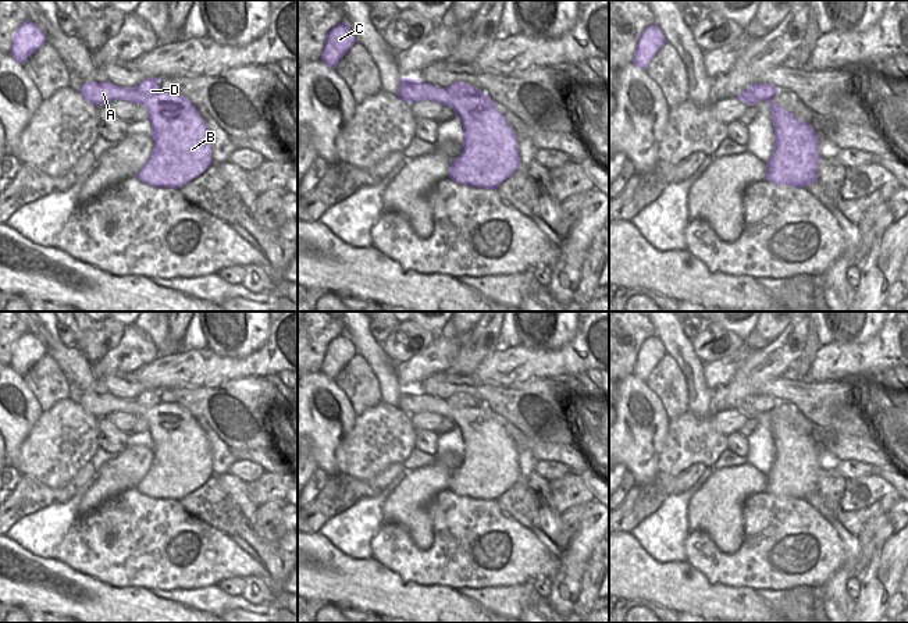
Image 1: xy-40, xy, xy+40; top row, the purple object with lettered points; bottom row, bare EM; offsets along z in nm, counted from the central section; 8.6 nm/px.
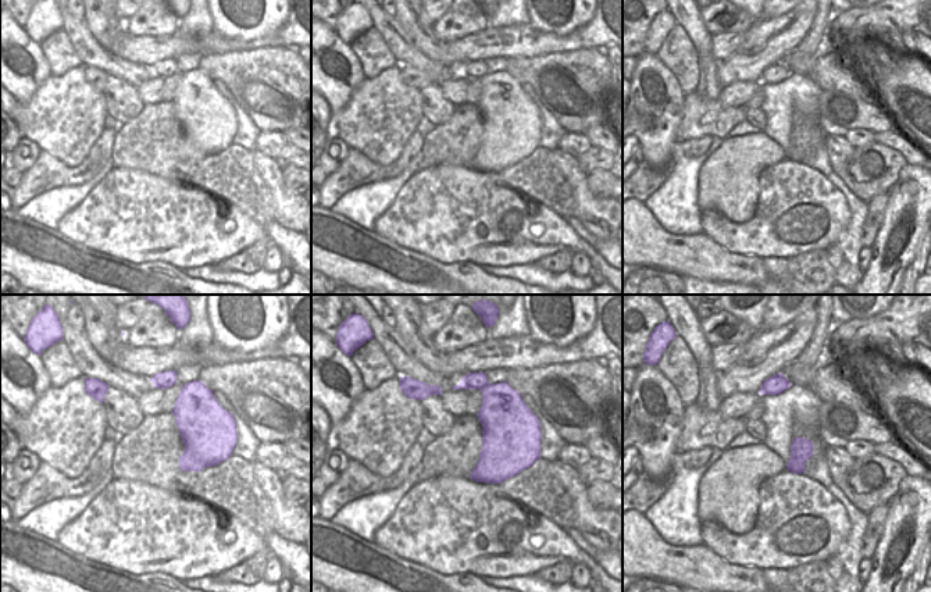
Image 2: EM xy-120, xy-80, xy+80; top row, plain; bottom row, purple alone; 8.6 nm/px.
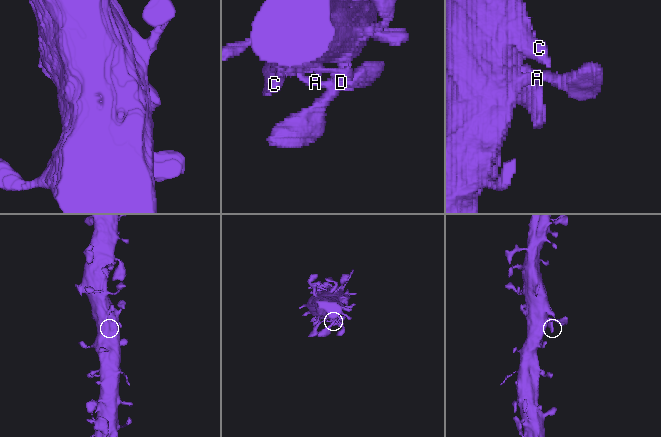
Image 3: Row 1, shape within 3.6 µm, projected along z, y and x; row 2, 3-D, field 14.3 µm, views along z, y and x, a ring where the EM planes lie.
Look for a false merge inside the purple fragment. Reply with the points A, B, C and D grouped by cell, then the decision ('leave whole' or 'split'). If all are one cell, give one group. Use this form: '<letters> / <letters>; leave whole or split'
A B C D; leave whole

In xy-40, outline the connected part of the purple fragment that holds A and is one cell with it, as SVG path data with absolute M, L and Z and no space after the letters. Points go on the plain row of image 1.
M157 389L135 399L83 394L79 405L95 417L124 412L146 419L154 459L136 485L143 495L179 501L213 476L211 449L196 417L177 402L163 402Z

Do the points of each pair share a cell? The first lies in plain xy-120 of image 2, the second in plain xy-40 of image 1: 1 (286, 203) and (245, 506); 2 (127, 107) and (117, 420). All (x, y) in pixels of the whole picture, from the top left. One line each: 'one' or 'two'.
1: one
2: two

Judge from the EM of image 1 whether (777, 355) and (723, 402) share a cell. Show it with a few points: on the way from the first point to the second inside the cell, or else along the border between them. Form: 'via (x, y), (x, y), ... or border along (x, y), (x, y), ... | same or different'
via (764, 365), (737, 390) | same

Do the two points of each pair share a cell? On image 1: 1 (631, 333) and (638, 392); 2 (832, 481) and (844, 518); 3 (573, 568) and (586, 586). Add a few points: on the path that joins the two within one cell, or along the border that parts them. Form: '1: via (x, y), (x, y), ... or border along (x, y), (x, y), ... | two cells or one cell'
1: border along (631, 373), (623, 378) | two cells
2: via (832, 490), (832, 504), (836, 509) | one cell
3: border along (594, 548), (584, 566), (579, 600), (573, 608) | two cells

